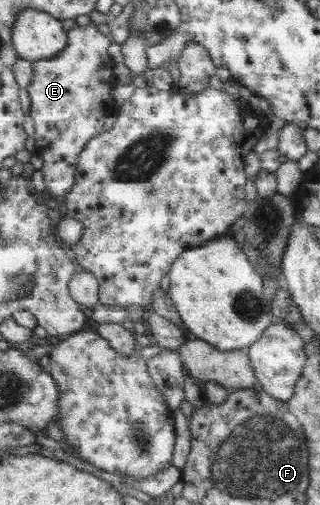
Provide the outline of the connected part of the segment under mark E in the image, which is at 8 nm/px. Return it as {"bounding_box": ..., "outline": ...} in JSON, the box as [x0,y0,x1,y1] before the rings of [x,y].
{"bounding_box":[27,22,119,196],"outline":[[[91,22],[85,26],[69,29],[67,32],[70,40],[62,53],[51,59],[33,61],[35,75],[27,88],[31,99],[29,115],[34,123],[33,137],[37,147],[34,156],[44,174],[48,196],[66,196],[71,191],[75,185],[75,175],[78,172],[79,157],[83,149],[93,137],[105,132],[105,121],[109,113],[118,108],[111,96],[111,91],[119,83],[117,77],[113,75],[114,62],[107,53],[107,47],[112,43],[111,36],[101,34],[97,26]]]}

